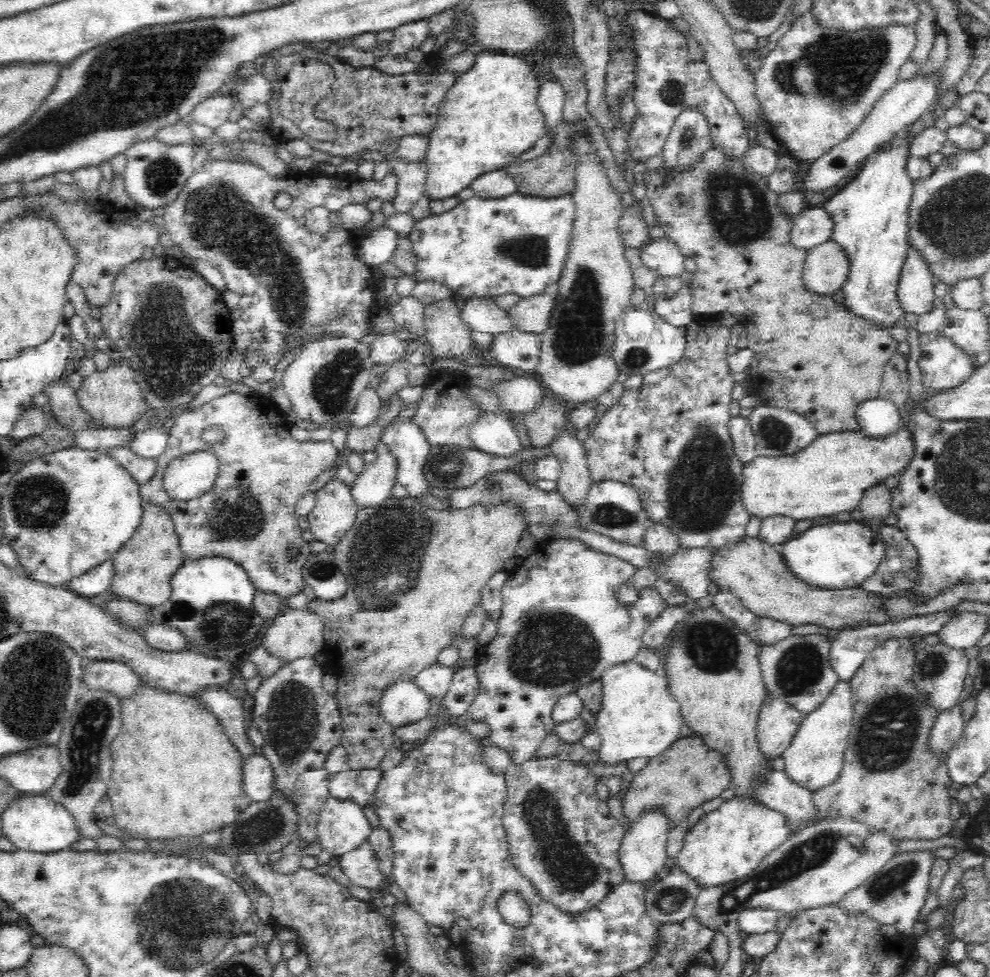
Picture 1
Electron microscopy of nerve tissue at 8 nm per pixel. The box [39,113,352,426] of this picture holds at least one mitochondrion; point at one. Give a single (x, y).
(217, 218)

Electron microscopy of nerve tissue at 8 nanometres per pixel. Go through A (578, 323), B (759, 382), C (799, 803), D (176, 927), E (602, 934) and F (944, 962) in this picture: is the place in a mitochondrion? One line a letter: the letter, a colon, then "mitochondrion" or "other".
A: mitochondrion
B: other
C: other
D: mitochondrion
E: other
F: other

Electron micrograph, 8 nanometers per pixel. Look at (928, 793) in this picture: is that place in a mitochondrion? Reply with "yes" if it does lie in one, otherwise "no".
no

